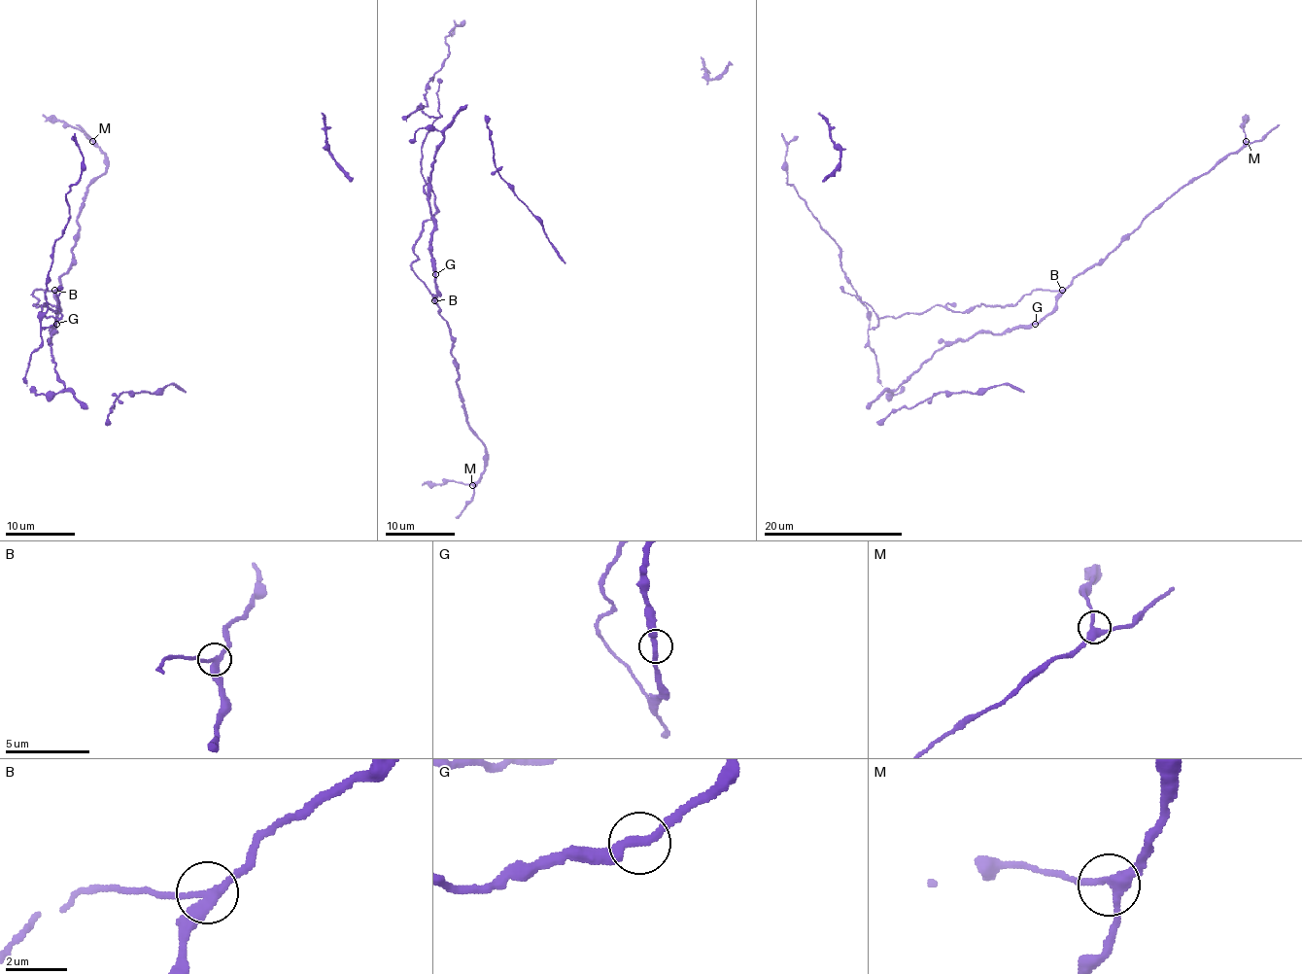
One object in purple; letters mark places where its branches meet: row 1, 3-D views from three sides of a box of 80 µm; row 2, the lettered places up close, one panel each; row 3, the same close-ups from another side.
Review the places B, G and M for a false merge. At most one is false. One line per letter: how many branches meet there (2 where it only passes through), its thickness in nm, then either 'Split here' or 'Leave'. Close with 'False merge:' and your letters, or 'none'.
B: Branches: 3. Thickness 280 nm. Split here
G: Branches: 2. Thickness 280 nm. Leave
M: Branches: 3. Thickness 320 nm. Leave
False merge: B

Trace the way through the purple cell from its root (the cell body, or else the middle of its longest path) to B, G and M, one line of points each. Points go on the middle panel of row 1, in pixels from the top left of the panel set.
B: (428, 184), (433, 193), (435, 213), (424, 224), (422, 235), (415, 246), (416, 260), (411, 269), (433, 300)
G: (428, 184), (435, 213), (424, 224), (411, 269), (433, 296), (437, 294), (435, 274)
M: (428, 184), (435, 213), (424, 224), (411, 269), (449, 328), (465, 419), (484, 446), (484, 472), (472, 485)

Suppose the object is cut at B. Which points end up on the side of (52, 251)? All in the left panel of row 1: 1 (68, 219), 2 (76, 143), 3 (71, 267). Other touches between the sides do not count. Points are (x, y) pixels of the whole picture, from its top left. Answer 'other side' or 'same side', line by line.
1: same side
2: same side
3: other side

